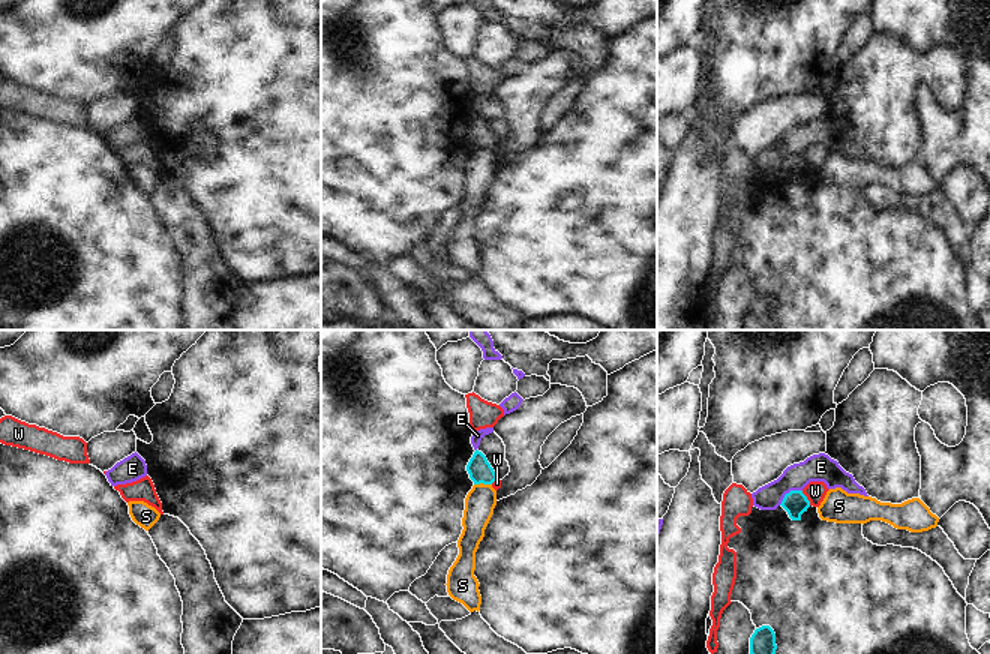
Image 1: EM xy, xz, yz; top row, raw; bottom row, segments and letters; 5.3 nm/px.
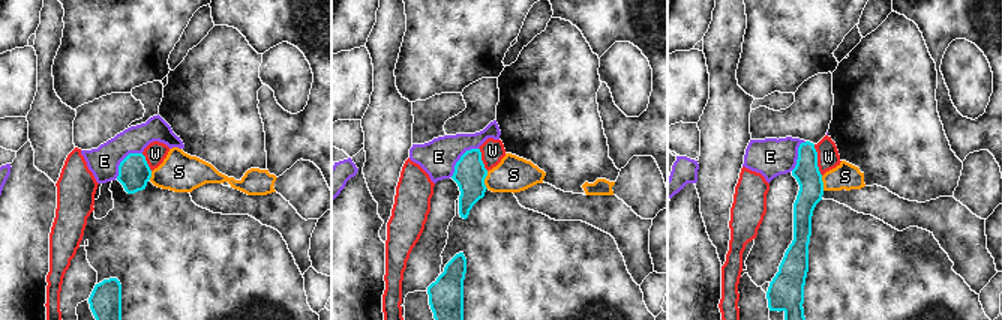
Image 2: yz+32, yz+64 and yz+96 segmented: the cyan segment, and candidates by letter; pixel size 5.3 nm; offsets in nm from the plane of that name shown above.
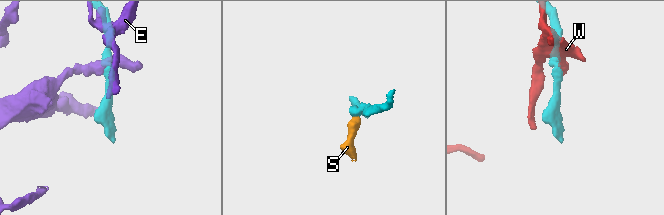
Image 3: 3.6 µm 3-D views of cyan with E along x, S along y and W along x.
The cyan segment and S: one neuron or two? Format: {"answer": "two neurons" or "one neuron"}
{"answer": "two neurons"}

